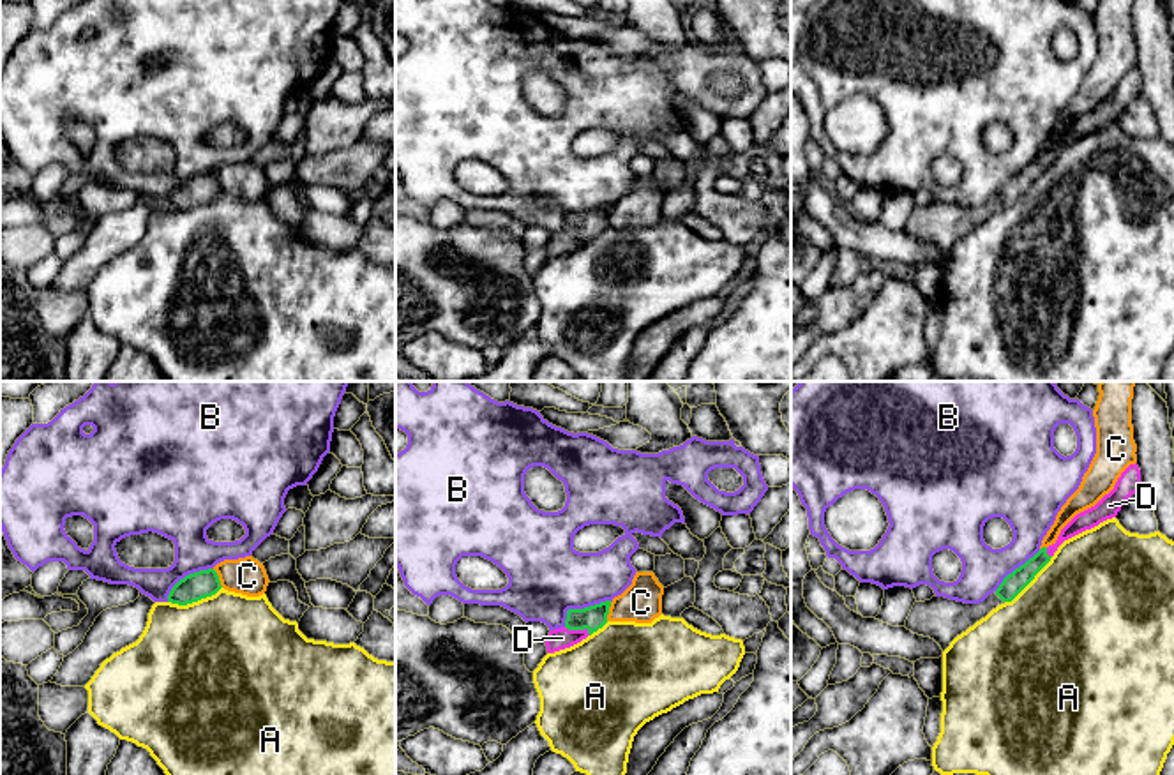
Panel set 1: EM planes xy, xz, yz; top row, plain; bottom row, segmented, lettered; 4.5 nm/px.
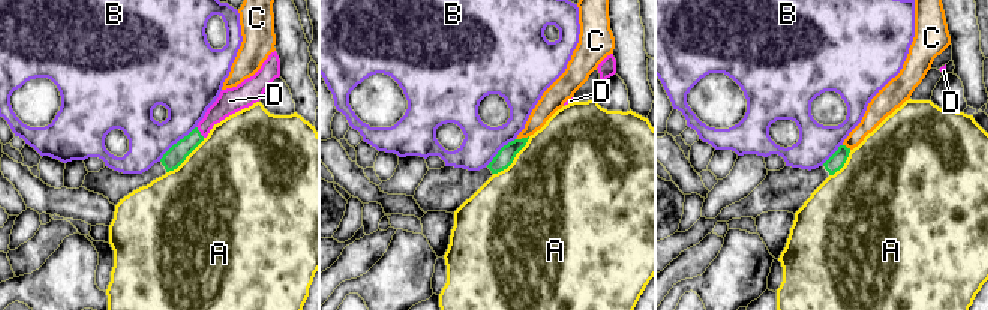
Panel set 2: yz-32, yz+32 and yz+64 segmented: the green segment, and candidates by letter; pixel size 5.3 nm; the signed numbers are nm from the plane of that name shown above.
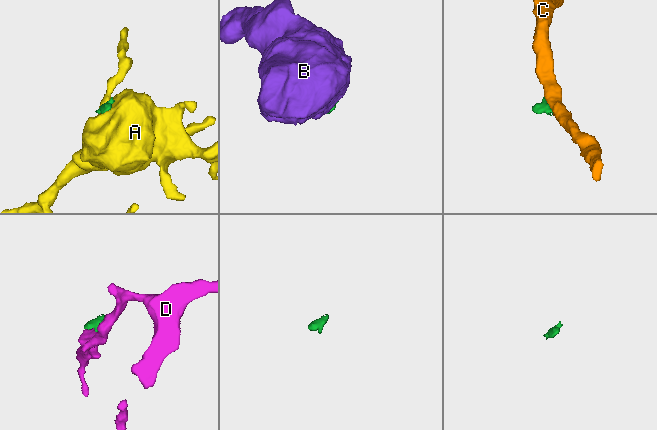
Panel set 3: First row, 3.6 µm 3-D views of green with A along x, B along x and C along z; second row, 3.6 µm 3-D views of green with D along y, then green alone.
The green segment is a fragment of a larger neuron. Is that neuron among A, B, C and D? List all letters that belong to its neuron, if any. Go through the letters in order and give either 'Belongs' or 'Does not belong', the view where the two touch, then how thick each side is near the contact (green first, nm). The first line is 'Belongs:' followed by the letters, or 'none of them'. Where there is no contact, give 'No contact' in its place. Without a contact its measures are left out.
Belongs: D
A: Does not belong. Touches green in xy. Thickness 130 nm (green) against 500 nm
B: Does not belong. Touches green in xz. Thickness 110 nm (green) against 360 nm
C: Does not belong. Touches green in xy. Thickness 130 nm (green) against 170 nm
D: Belongs. Touches green in xz. Thickness 110 nm (green) against 100 nm

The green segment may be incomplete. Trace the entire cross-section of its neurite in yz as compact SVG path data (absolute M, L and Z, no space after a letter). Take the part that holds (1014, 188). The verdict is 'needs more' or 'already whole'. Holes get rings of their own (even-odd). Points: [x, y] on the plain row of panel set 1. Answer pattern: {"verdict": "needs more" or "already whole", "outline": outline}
{"verdict": "needs more", "outline": "M1135 67L1121 78L1109 99L1105 99L1095 111L1077 118L1061 134L1057 145L1052 150L1042 152L1024 169L1008 178L999 192L983 207L964 208L944 201L932 201L925 207L914 207L904 231L913 238L934 244L944 256L957 240L985 222L992 214L1005 207L1012 207L1050 166L1065 145L1116 122L1123 108L1139 94L1140 74Z"}

